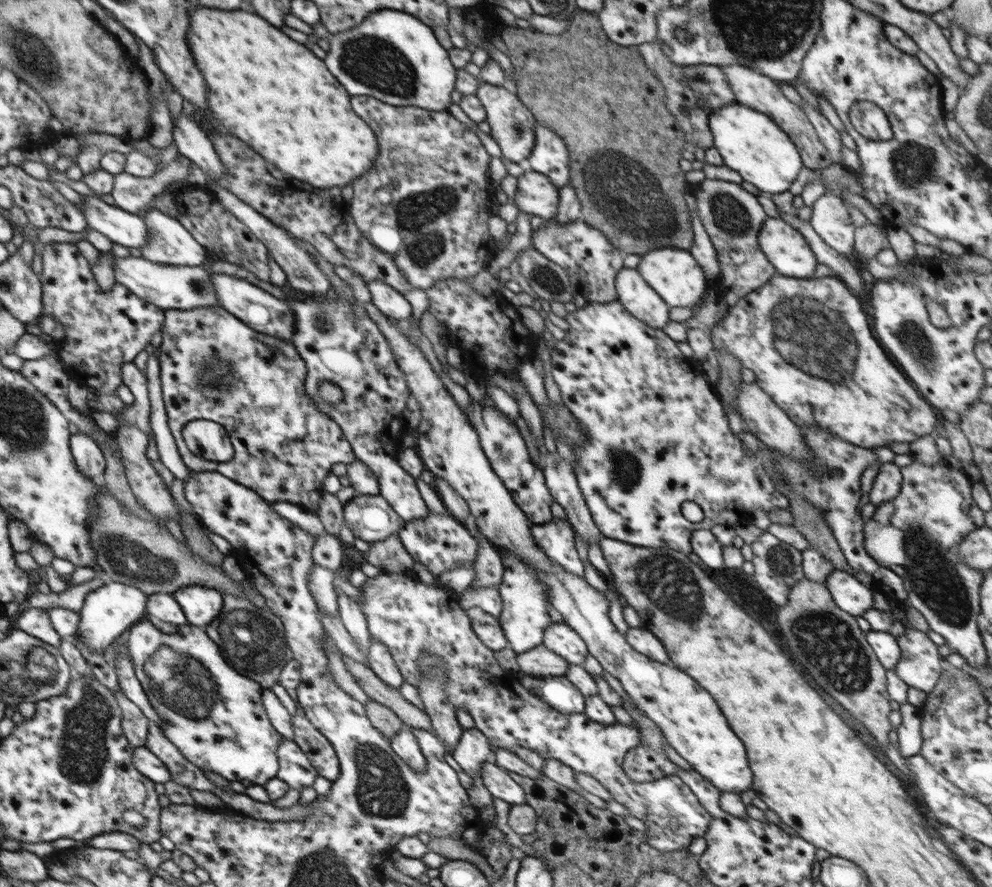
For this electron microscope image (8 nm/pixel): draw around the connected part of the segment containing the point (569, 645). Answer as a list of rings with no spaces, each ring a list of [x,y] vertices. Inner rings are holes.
[[[552,623],[546,627],[543,644],[570,665],[583,665],[589,655],[584,639],[566,623]]]

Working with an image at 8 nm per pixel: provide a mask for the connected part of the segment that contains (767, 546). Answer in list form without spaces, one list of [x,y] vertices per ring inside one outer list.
[[[766,531],[751,544],[754,559],[754,580],[776,604],[784,606],[792,586],[804,578],[803,557],[800,550],[780,542]]]

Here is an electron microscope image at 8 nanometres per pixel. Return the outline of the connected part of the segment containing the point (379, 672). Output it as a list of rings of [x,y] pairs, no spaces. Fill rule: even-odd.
[[[371,636],[370,650],[368,650],[369,667],[378,678],[399,690],[400,685],[404,682],[403,676],[392,659],[392,654],[384,645],[381,640]]]

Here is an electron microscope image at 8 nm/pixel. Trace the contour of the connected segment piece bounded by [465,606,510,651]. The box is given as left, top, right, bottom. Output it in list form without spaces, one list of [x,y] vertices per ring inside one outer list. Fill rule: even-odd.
[[[473,606],[465,610],[465,612],[471,620],[471,627],[476,636],[487,648],[490,648],[492,651],[500,651],[510,646],[497,617],[484,612],[477,606]]]

